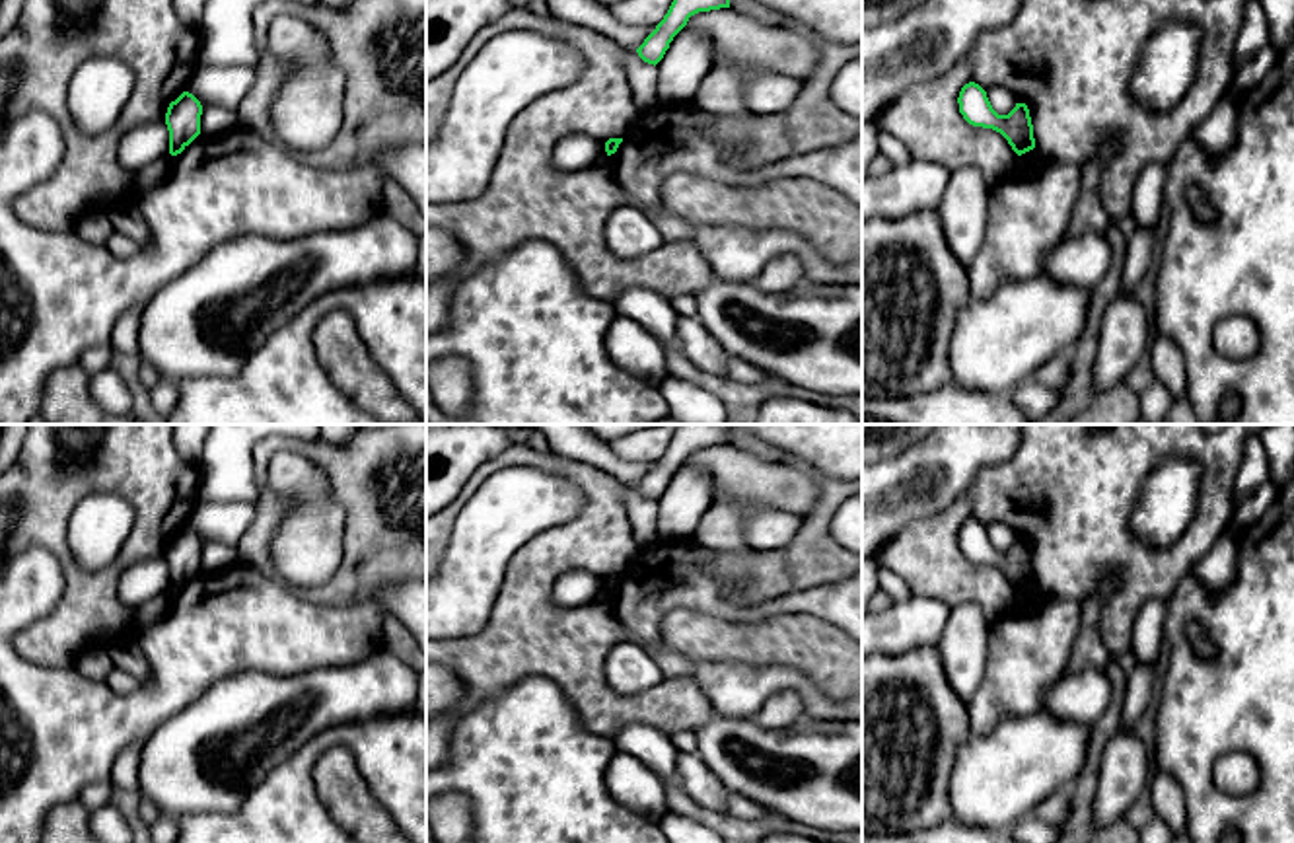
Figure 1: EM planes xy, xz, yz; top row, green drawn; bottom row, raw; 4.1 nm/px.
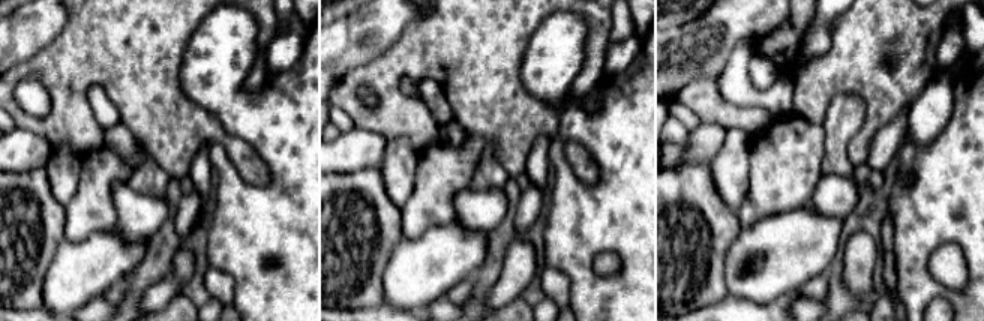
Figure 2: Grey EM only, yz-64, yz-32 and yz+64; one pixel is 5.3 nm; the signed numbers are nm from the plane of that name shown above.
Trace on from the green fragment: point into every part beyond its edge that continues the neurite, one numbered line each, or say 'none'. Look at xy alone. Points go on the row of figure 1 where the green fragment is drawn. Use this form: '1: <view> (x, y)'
none

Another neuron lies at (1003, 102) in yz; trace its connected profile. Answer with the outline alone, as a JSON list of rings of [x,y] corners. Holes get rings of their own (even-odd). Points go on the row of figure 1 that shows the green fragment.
[[[990,88],[987,97],[998,115],[1008,115],[1016,107],[1016,97],[1006,88]]]

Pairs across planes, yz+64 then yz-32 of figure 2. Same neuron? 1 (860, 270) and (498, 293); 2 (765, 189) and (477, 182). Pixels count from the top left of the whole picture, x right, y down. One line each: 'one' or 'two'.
1: one
2: two

